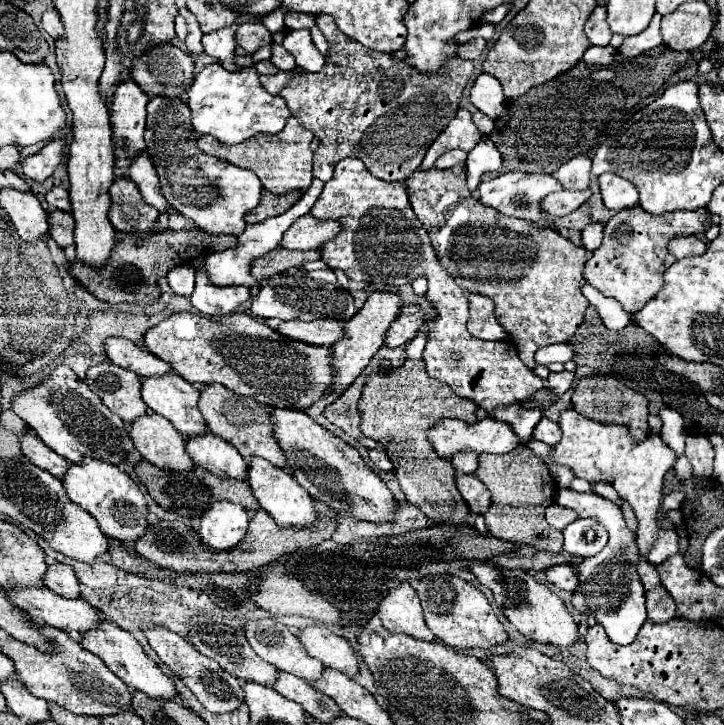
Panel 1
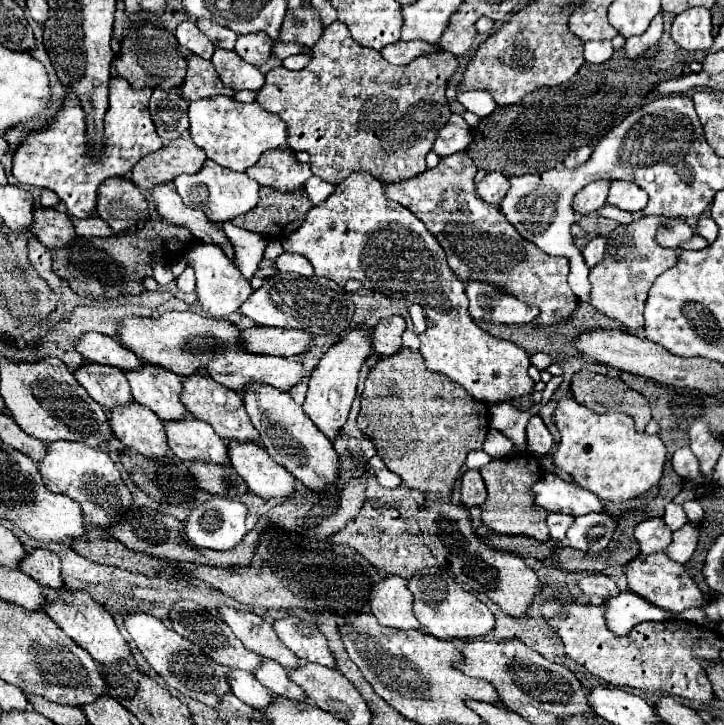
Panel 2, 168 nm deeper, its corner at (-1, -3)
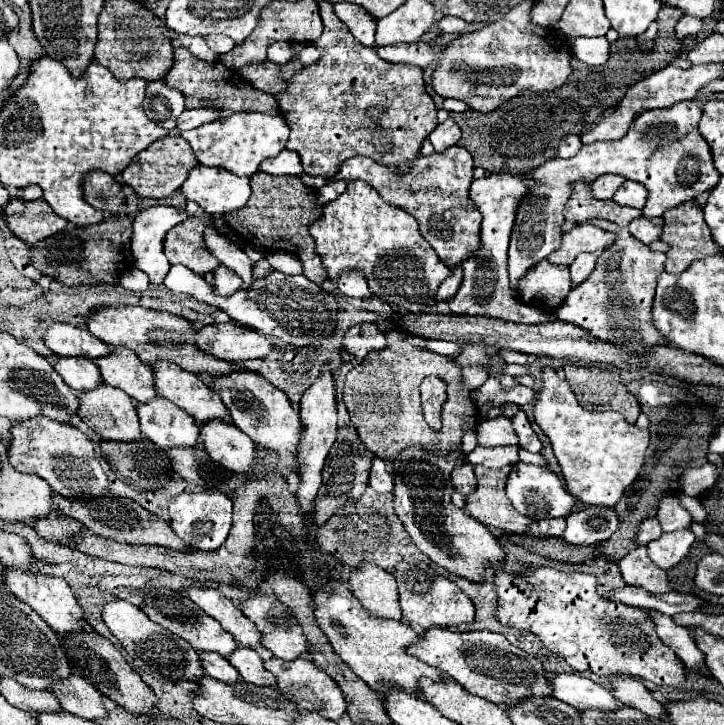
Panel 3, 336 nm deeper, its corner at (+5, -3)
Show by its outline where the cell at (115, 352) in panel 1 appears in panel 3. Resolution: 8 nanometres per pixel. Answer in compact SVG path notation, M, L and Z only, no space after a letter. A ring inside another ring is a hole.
M54 324L44 334L46 346L58 356L84 356L90 360L110 354L110 346L92 336L86 328L70 324Z

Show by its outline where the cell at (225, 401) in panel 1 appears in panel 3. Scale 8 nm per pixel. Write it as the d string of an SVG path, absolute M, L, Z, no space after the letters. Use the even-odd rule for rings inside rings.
M156 362L152 368L158 394L180 406L184 412L190 412L198 424L228 418L228 410L220 396L192 372L186 372L172 362Z

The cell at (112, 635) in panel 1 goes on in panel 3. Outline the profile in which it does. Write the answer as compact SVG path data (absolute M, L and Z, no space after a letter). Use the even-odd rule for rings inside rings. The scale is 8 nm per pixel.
M6 568L6 586L12 594L16 594L22 602L26 602L36 614L40 614L46 624L56 630L56 634L76 634L84 630L86 614L84 608L78 604L72 588L64 578L52 578L40 572L24 572L24 570L10 570Z

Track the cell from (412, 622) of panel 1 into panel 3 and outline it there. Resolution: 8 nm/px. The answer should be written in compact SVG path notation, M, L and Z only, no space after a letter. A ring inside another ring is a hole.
M362 564L358 570L350 572L350 586L352 594L372 616L388 620L402 618L396 578L390 572L374 564Z

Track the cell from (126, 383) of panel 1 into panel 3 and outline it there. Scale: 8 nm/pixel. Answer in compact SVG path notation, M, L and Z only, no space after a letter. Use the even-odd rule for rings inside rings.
M62 358L54 370L64 378L64 382L76 392L96 390L102 382L102 374L94 360L90 358Z

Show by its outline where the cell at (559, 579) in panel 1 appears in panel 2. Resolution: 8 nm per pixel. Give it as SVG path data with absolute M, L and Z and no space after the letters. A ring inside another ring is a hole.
M594 574L594 576L586 576L586 578L582 578L580 588L582 588L584 594L598 596L598 598L616 596L616 594L622 592L620 586L618 586L610 576L604 576L604 574Z

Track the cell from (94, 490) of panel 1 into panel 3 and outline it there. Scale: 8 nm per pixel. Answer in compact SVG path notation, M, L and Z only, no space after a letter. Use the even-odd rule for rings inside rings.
M38 418L12 426L10 462L16 470L44 478L54 492L70 500L89 501L108 494L108 478L94 454L94 444L78 428Z

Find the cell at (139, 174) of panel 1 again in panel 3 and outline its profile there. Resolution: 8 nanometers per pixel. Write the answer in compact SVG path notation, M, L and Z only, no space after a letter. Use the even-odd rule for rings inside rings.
M214 226L204 228L204 244L206 244L206 250L218 262L222 262L230 270L234 270L244 280L246 286L252 284L252 280L254 280L252 278L252 262L240 246L236 246L226 236L222 236Z

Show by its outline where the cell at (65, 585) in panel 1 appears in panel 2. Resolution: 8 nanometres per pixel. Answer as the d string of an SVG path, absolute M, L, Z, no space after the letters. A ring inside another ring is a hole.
M34 548L30 550L22 560L18 570L32 576L40 586L48 588L64 588L62 576L60 576L60 558L52 554L48 548Z

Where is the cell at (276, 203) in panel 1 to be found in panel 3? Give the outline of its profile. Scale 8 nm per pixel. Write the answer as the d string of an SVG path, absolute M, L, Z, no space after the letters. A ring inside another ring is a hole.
M256 172L250 178L252 196L242 210L226 214L226 224L252 246L260 246L264 252L292 252L300 256L304 264L304 276L316 284L326 280L326 270L314 250L314 240L308 234L308 222L318 218L322 206L316 204L316 192L302 184L298 176L272 176L266 172Z

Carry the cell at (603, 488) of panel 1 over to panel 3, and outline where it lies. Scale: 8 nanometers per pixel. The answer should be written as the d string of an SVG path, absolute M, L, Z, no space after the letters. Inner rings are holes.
M648 518L648 520L644 520L644 522L640 524L640 530L638 530L638 534L636 534L636 544L638 544L638 546L646 546L646 544L650 544L652 540L660 538L660 534L662 534L662 528L660 528L658 520L656 520L656 518Z

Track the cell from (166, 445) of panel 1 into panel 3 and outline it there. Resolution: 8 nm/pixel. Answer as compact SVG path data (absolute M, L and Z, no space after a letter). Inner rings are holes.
M102 384L98 390L90 390L86 394L78 394L80 398L80 410L78 416L104 440L114 440L114 442L134 442L140 438L140 422L138 422L138 412L136 404L132 402L130 396L126 396L122 390Z

